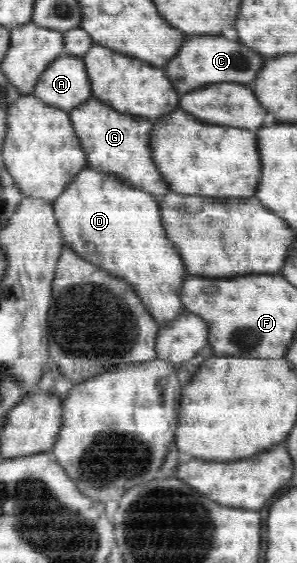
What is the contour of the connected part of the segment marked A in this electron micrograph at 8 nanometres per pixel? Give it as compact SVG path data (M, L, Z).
M63 54L40 75L32 93L52 107L70 111L93 98L84 59Z

